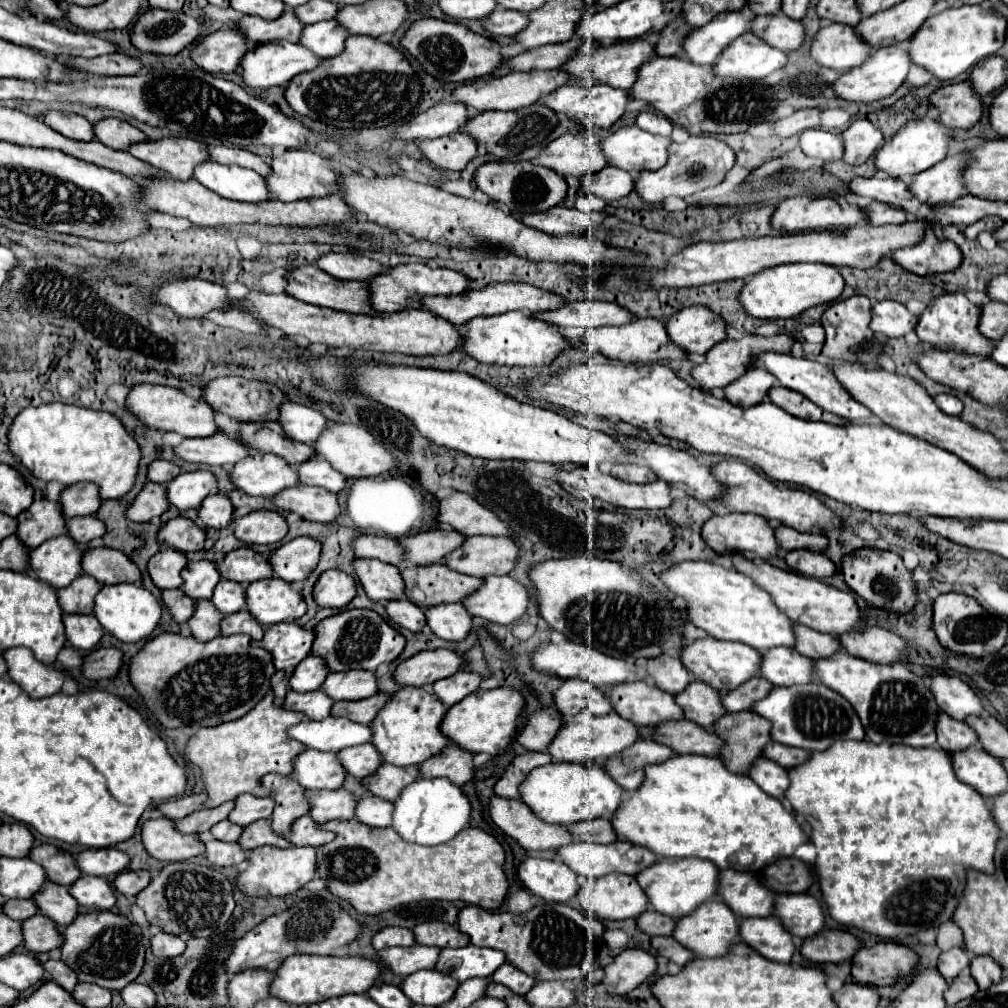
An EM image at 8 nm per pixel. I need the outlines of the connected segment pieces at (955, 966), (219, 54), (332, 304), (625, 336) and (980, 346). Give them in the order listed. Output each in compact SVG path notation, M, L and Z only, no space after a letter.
M950 948L940 954L938 972L950 982L952 978L956 978L956 974L960 974L960 970L968 968L968 964L970 964L970 956L962 948Z
M222 28L204 36L190 52L192 60L206 72L234 72L248 50L246 38L234 28Z
M300 266L292 274L286 276L288 280L288 294L292 294L298 300L304 300L308 304L350 312L350 314L378 314L370 304L370 290L368 282L354 282L354 280L338 280L320 270L318 266Z
M638 318L624 326L604 326L596 330L584 332L584 336L578 338L578 344L582 346L598 346L600 354L618 360L622 364L652 364L658 360L676 360L676 358L688 358L688 352L684 352L680 346L676 346L668 332L664 322L656 318Z
M962 292L956 294L944 294L936 298L926 312L918 318L916 334L926 346L934 346L938 350L954 350L964 354L974 354L980 358L990 358L994 342L978 332L978 320L980 320L982 308L972 304Z

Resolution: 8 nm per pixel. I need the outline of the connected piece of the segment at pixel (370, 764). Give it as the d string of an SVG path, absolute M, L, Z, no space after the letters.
M370 742L352 746L352 748L344 748L336 756L338 756L342 768L356 778L364 778L364 776L372 774L372 770L376 770L376 766L382 764L380 756L376 756L376 748Z

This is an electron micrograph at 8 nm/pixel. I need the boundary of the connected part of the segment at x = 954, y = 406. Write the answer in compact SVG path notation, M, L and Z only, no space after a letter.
M938 394L938 396L934 396L934 402L938 404L938 408L942 412L946 412L950 416L960 416L960 412L962 412L962 402L954 394Z

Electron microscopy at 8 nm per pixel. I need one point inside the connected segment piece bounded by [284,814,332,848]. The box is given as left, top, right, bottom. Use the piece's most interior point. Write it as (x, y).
(304, 832)

